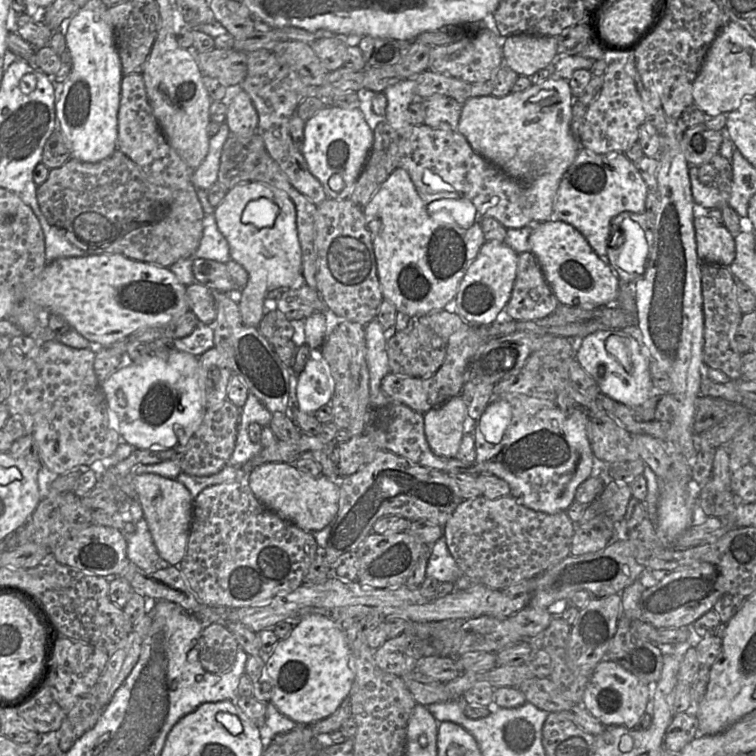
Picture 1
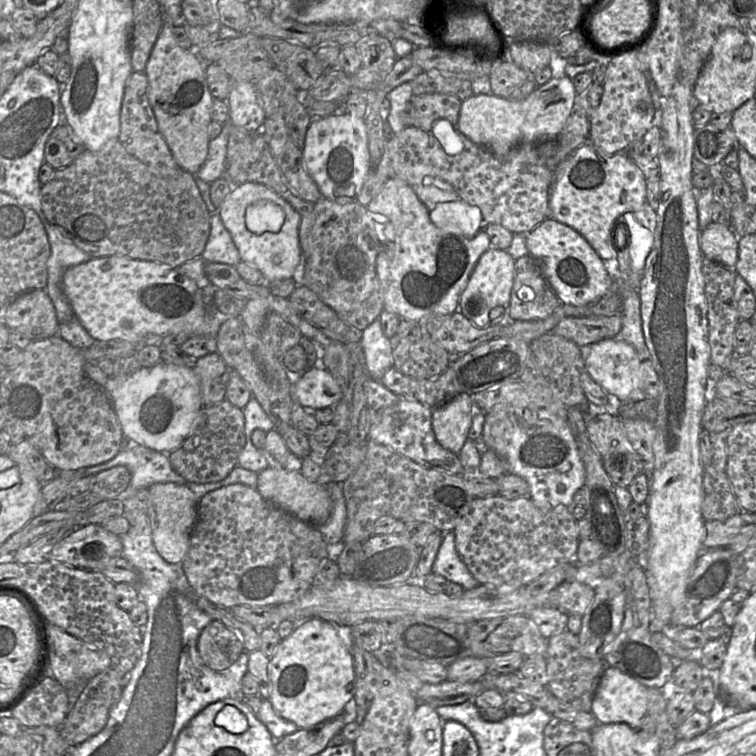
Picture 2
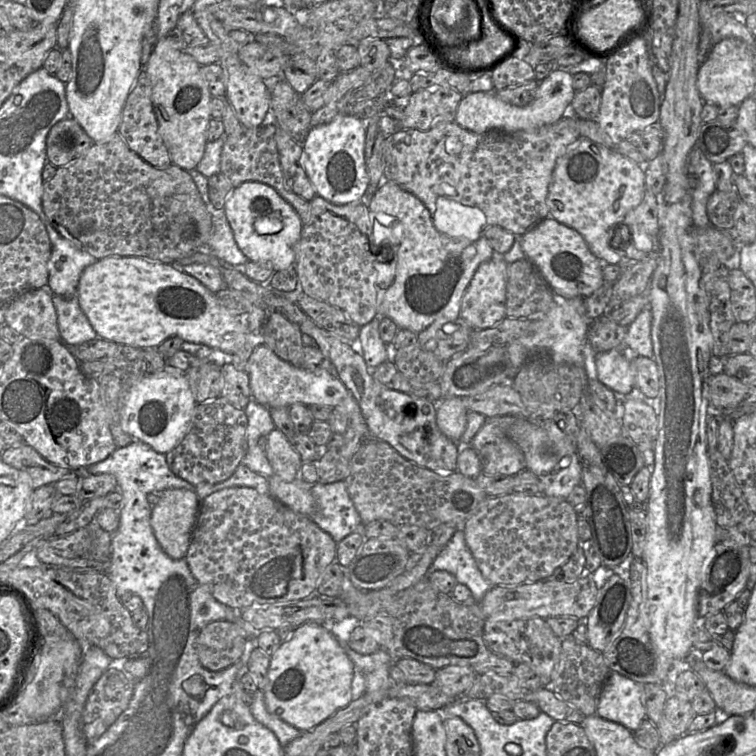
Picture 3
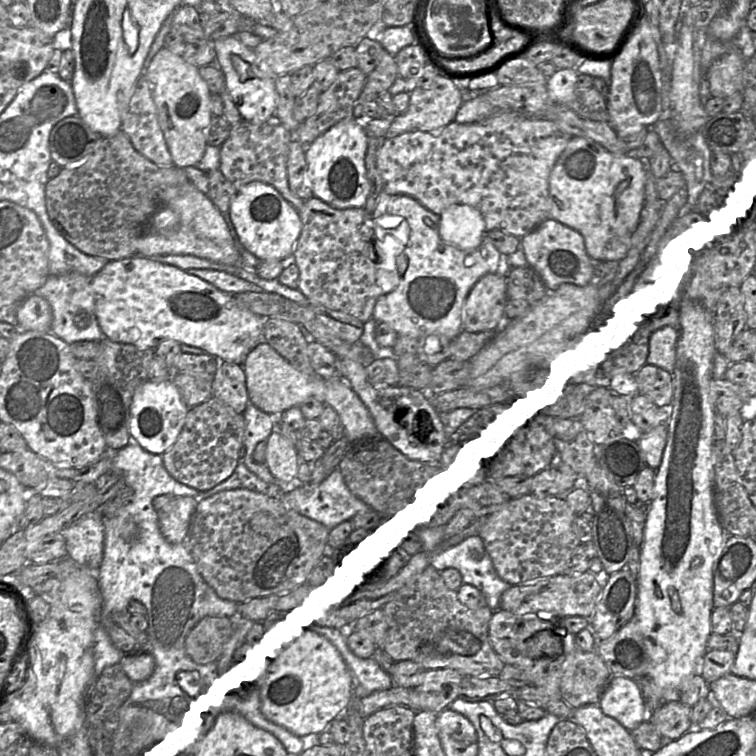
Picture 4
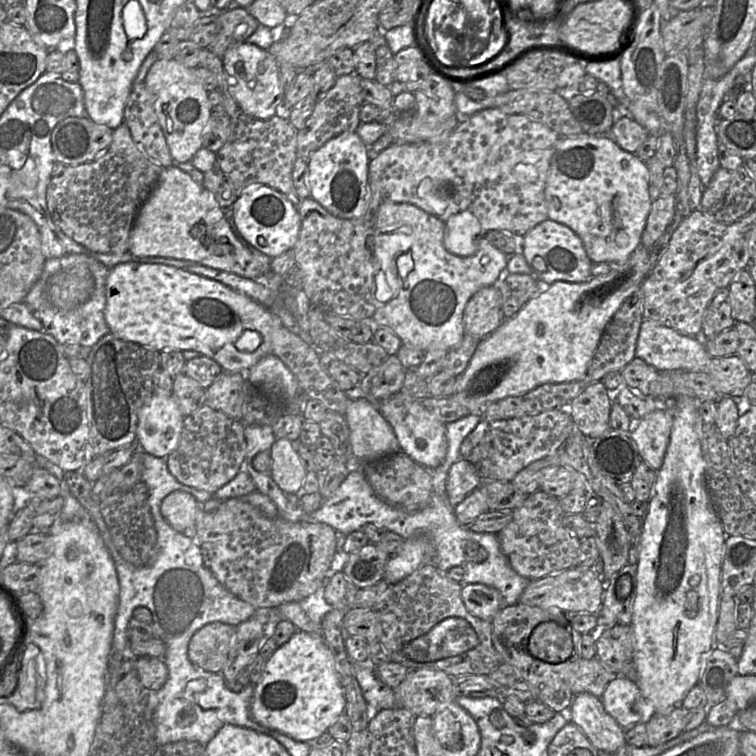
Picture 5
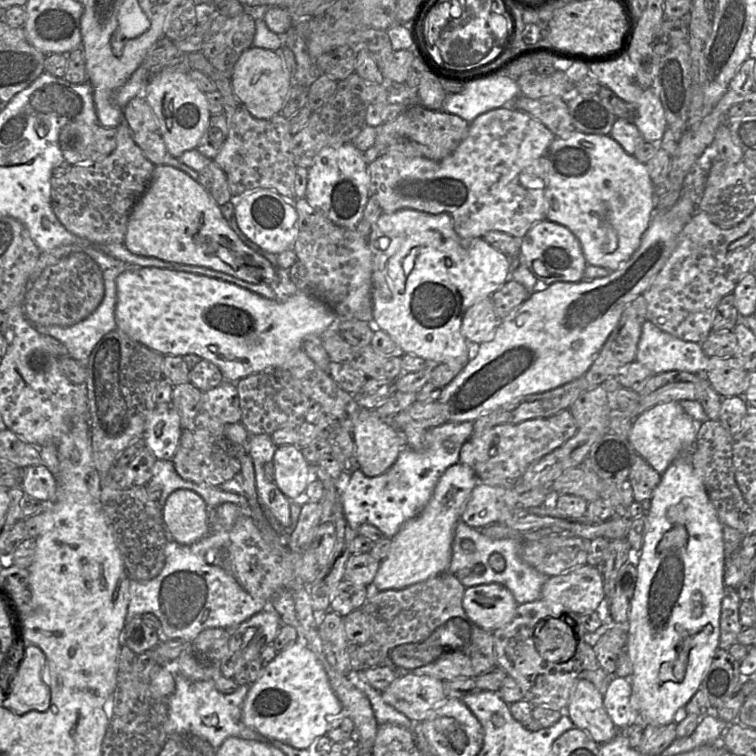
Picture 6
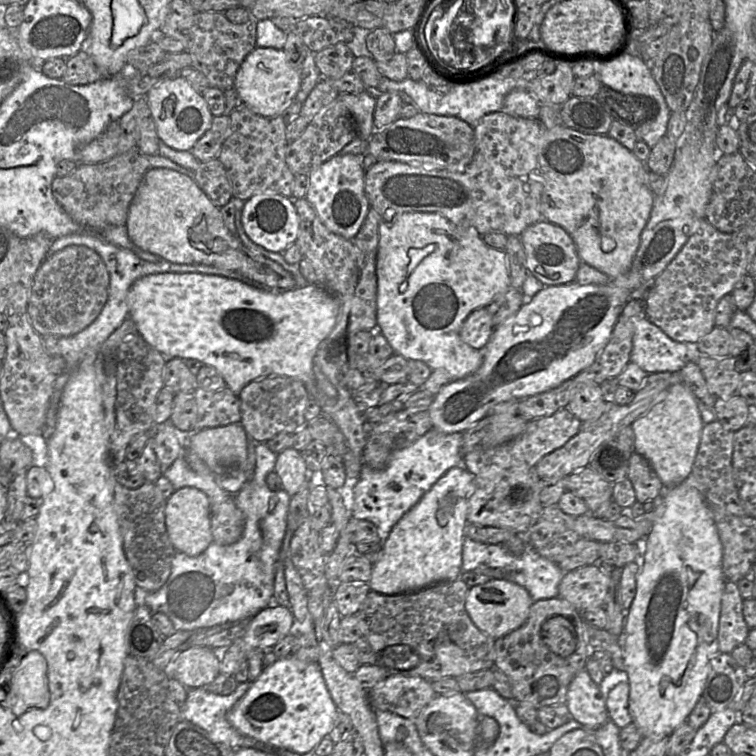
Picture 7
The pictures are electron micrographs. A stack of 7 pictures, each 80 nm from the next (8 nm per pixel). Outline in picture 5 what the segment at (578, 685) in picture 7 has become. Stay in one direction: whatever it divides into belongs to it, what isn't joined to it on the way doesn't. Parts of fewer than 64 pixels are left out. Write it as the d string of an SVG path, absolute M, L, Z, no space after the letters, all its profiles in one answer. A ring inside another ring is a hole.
M588 692L576 694L566 713L569 720L580 728L598 751L615 753L627 743L625 729L605 711L601 698Z

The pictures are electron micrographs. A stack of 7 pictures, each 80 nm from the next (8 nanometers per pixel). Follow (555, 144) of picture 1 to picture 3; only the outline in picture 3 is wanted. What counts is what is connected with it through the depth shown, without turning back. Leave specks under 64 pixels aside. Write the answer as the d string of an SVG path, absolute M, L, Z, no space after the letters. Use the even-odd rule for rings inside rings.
M554 69L539 83L536 96L530 104L518 107L501 100L496 92L470 92L461 99L454 122L476 134L532 131L557 123L568 114L575 93L573 75L562 69Z

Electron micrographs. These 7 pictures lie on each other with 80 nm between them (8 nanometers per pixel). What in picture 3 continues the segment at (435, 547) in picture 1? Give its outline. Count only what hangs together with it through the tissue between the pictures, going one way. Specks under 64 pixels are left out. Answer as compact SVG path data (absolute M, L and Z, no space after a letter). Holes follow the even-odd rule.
M459 529L432 562L430 571L437 570L445 570L453 574L458 583L464 584L470 589L475 602L480 602L493 587L479 570L466 544L464 532Z

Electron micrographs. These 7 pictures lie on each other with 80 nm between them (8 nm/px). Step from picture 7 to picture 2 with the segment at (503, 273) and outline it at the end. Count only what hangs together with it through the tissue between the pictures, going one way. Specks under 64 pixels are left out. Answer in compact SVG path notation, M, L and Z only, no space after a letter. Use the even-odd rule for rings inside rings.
M389 178L374 198L365 206L368 210L370 237L374 243L380 243L379 252L376 257L376 274L382 287L384 309L395 313L400 319L419 322L429 316L447 315L458 310L461 292L467 285L469 276L480 256L490 247L490 239L484 230L480 230L474 237L467 238L461 234L459 229L442 229L436 226L430 219L429 212L423 202L418 198L412 187L400 178Z

